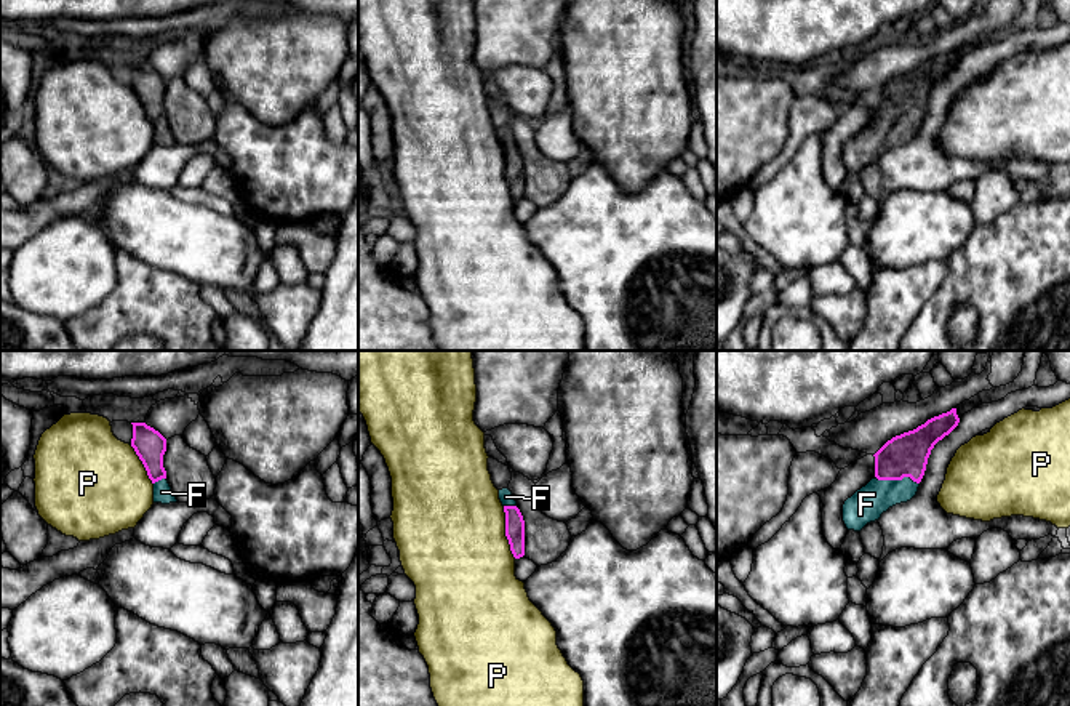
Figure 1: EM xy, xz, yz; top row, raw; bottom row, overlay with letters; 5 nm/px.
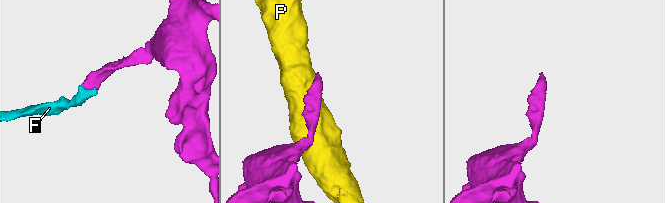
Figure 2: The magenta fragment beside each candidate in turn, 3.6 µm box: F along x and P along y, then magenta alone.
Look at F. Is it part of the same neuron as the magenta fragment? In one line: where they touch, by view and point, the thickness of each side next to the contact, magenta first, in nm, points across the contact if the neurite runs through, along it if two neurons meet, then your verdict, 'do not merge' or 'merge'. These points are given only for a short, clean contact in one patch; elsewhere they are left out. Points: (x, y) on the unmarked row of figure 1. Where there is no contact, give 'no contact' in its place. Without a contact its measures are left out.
meets magenta in yz at (898, 120); 220 nm thick on the magenta side, 170 nm on the other; runs through yz (906, 96), (899, 106), (898, 120), (867, 146); merge

